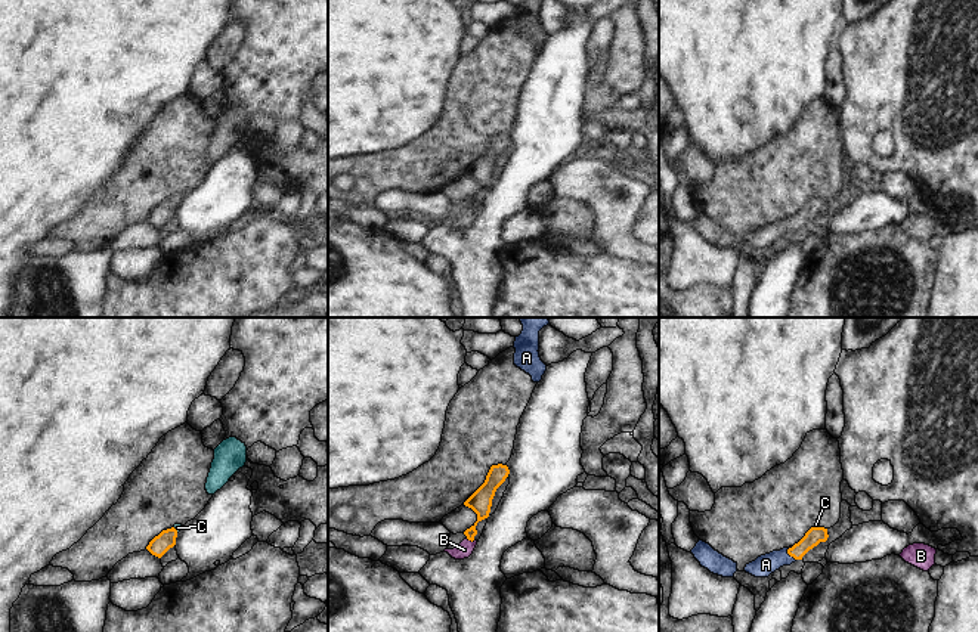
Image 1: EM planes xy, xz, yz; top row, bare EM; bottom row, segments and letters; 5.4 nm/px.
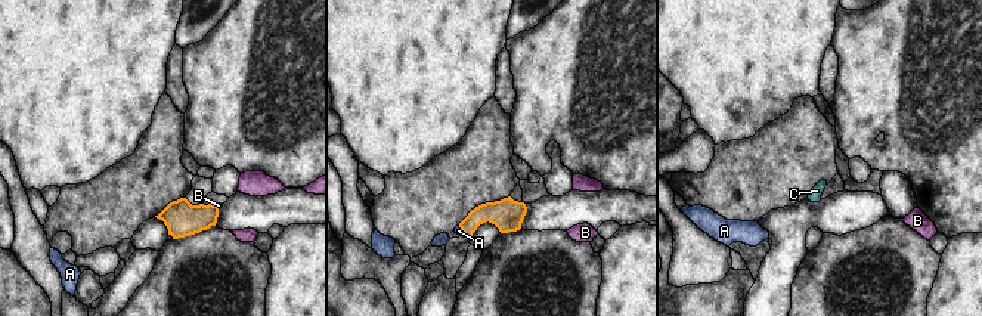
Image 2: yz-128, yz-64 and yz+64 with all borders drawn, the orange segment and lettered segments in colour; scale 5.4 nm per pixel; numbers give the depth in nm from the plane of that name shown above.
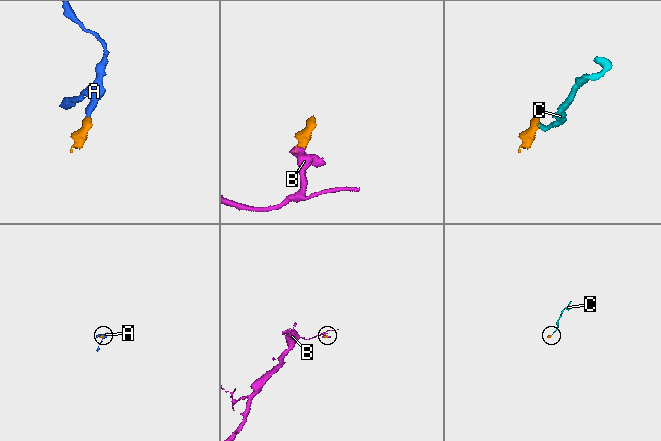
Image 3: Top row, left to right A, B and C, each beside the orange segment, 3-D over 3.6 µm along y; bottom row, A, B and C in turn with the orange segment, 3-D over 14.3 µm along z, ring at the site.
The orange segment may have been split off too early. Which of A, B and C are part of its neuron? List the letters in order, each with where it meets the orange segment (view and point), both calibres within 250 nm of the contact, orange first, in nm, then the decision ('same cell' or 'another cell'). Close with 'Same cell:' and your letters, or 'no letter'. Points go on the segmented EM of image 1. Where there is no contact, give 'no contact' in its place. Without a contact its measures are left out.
A: contact yz (789, 554); calibres 90 and 110 nm; same cell
B: contact xz (470, 539); calibres 120 and 90 nm; same cell
C: contact xy (175, 529); calibres 100 and 40 nm; same cell
Same cell: A, B, C

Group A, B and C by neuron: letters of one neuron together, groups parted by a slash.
A B C

